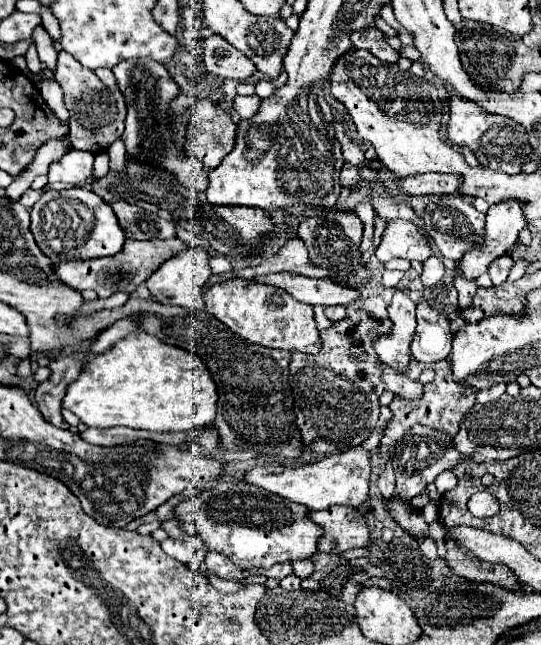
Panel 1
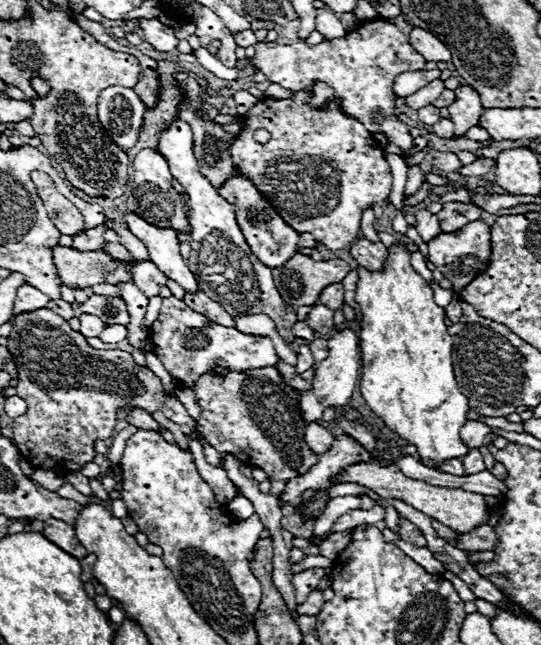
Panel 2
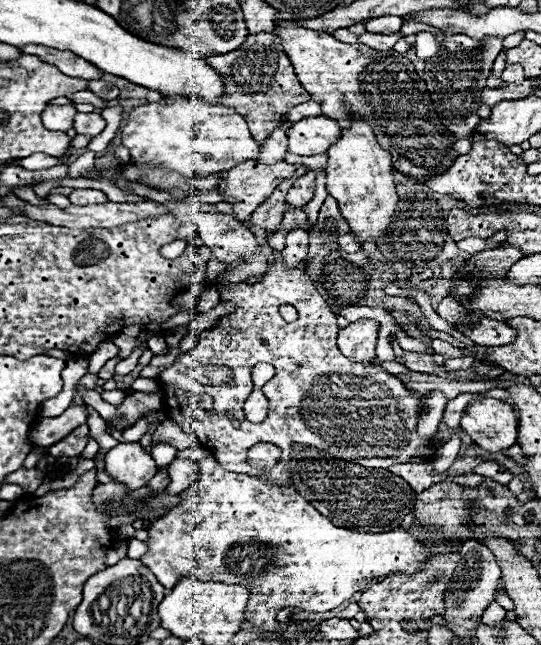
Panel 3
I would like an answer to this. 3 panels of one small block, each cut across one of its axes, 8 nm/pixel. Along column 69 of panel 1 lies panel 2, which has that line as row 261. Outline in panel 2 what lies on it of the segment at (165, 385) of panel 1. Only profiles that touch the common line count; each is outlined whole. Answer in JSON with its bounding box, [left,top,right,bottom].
[356,242,470,468]

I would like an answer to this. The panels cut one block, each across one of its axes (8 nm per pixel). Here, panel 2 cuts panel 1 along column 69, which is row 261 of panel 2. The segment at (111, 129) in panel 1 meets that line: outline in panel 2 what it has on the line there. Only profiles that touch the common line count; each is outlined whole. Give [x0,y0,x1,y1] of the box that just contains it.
[54,246,136,286]

